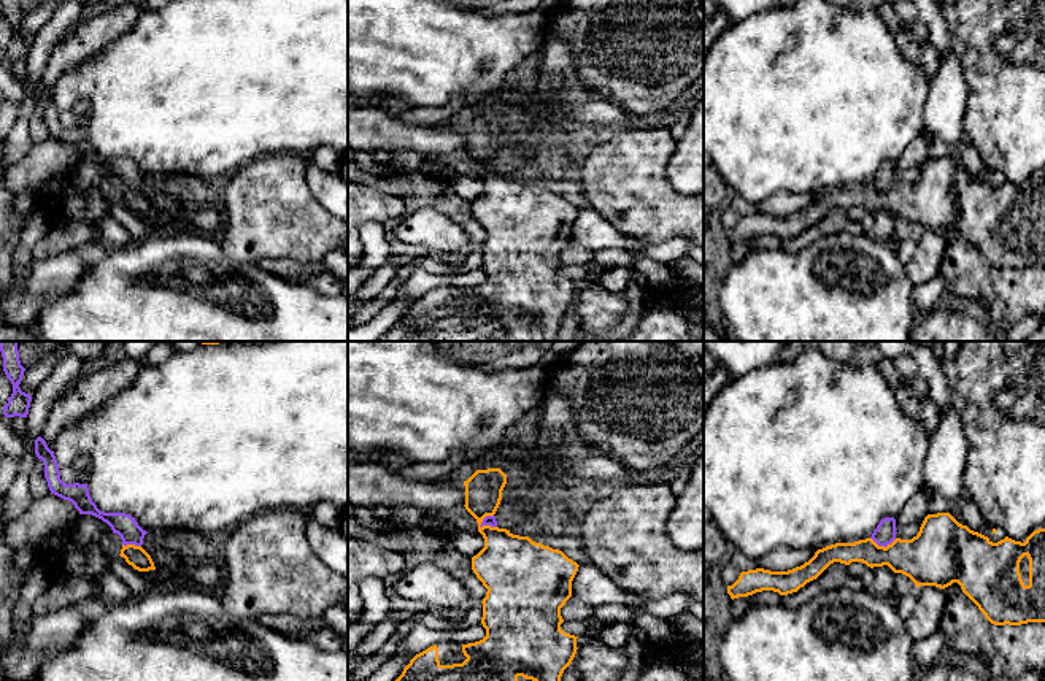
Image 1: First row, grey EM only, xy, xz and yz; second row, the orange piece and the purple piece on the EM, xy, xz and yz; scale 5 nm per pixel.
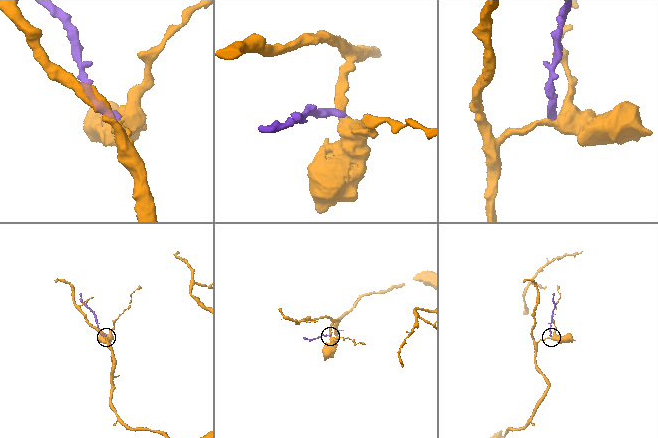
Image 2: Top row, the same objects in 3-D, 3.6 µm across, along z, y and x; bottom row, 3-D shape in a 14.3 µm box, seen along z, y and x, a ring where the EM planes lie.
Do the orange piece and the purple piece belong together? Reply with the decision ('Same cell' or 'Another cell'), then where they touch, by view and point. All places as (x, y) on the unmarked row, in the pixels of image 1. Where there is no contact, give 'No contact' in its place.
Another cell. Touches orange at yz (883, 191)

